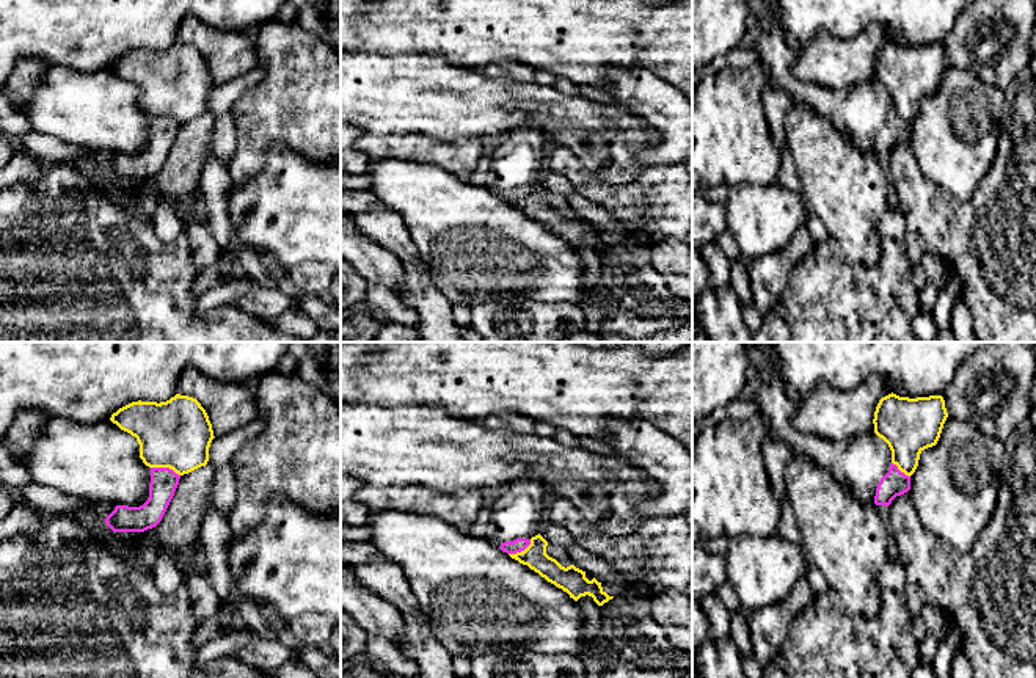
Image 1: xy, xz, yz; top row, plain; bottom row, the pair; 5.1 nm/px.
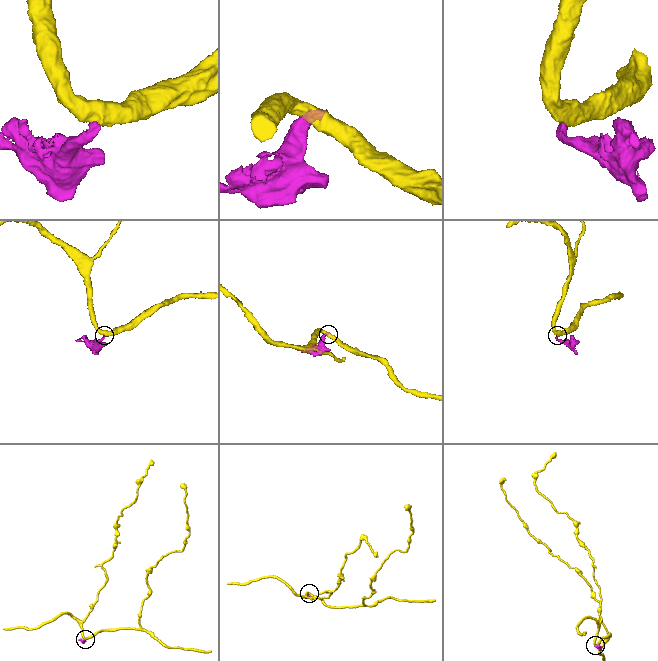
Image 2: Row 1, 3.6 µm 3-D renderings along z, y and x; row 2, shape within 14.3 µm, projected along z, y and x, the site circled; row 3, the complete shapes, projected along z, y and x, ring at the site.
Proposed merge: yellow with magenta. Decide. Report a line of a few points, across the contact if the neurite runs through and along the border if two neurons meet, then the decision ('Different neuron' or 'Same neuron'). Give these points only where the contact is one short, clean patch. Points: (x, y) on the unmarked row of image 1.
Line: xy (151, 115), (168, 115), (179, 124). Different neuron

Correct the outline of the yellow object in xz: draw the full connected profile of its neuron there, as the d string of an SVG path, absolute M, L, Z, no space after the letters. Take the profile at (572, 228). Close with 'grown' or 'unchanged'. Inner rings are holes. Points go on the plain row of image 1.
M538 182L531 187L531 193L524 199L509 204L567 240L575 250L589 243L598 254L603 254L614 246L603 239L601 231L595 226L589 229L585 220L575 213L565 217L556 207L549 206L546 202L546 195L548 190Z; unchanged

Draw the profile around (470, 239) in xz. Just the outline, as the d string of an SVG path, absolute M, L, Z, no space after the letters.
M408 159L370 160L364 176L370 179L370 190L377 198L402 215L433 286L454 304L474 292L501 297L537 289L546 292L548 303L578 304L582 303L587 287L593 282L584 273L578 250L527 213L512 207L487 185L469 184L436 165L414 163Z

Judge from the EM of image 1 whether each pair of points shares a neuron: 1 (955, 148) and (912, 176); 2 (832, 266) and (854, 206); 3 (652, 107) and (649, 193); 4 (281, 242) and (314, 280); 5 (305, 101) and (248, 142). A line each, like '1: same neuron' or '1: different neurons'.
1: different neurons
2: different neurons
3: different neurons
4: different neurons
5: same neuron

